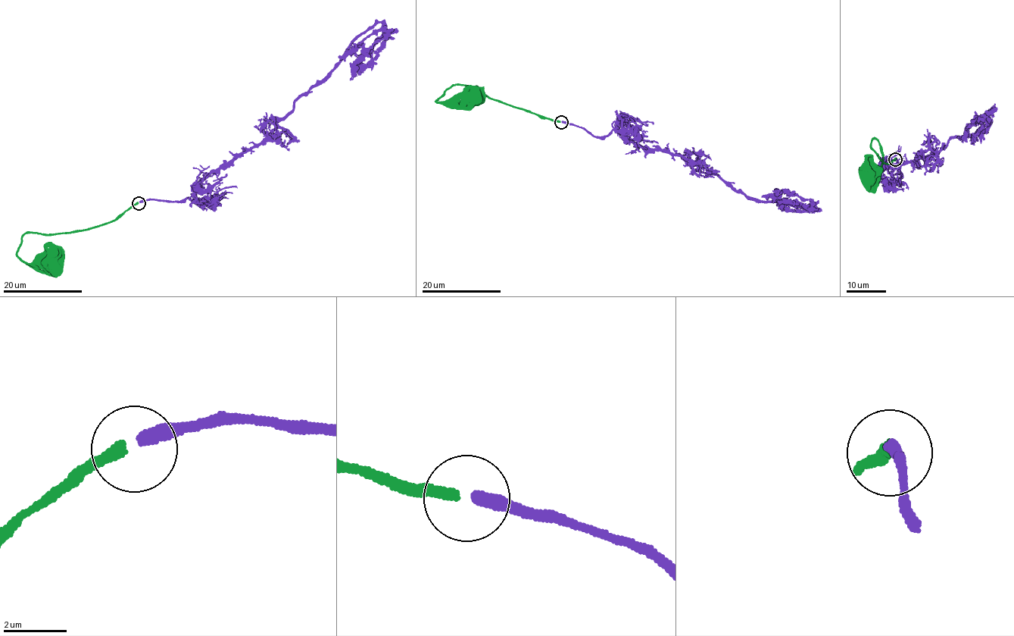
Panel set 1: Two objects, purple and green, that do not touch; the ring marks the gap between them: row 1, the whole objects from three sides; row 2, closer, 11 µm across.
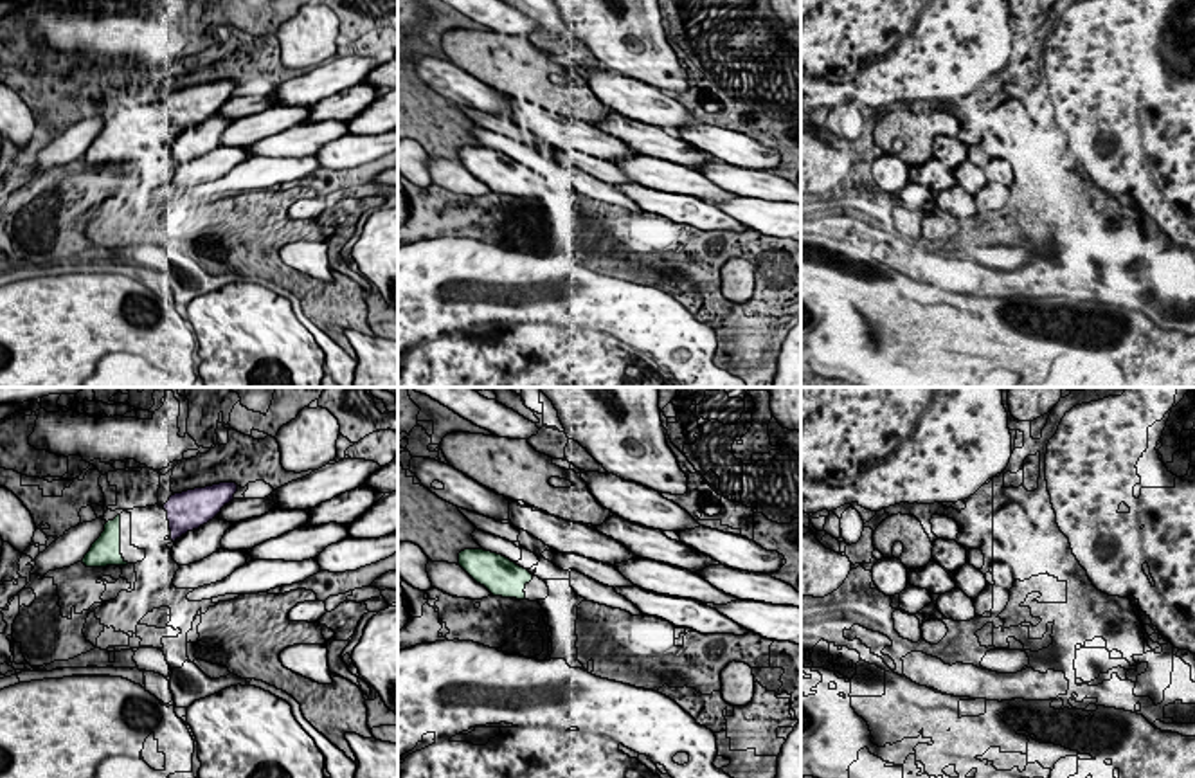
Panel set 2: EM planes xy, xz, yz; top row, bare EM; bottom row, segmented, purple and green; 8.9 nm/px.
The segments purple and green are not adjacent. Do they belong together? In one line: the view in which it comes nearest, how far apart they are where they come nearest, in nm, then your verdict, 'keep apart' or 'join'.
view xy; gap 400 nm; join

